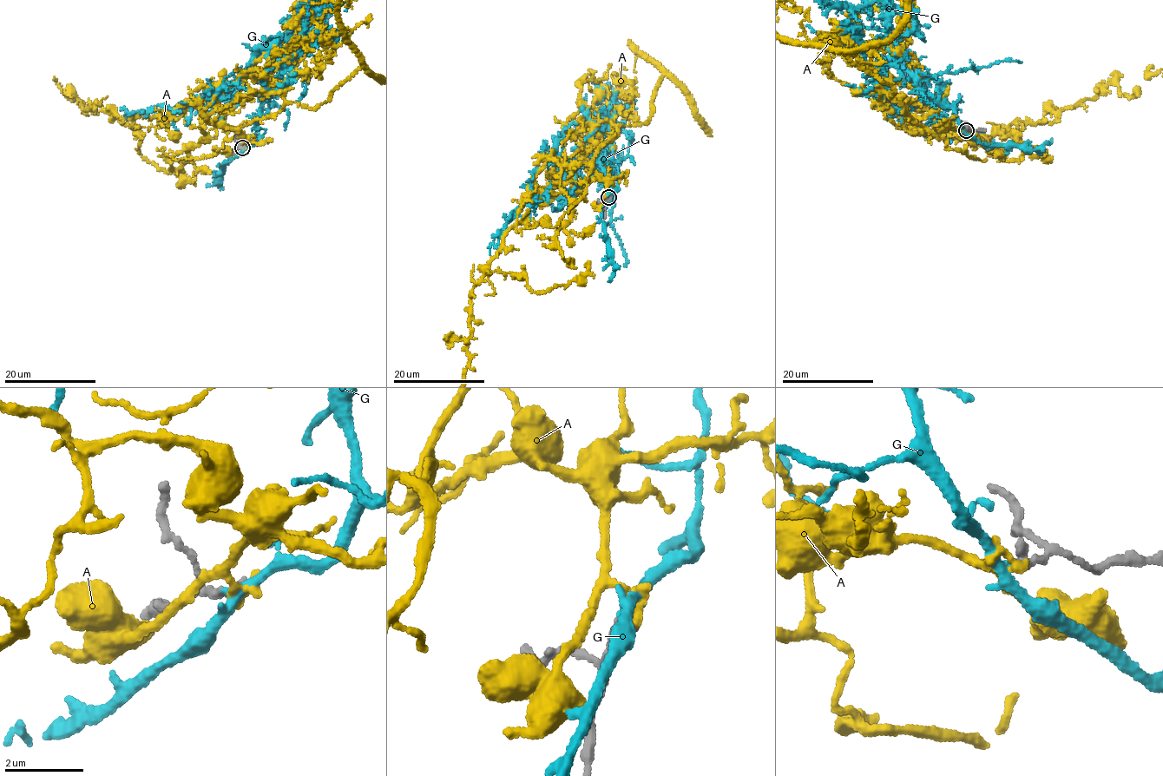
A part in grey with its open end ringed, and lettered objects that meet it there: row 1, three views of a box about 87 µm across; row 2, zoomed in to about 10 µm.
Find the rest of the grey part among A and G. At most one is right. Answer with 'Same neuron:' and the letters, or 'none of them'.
Same neuron: G

